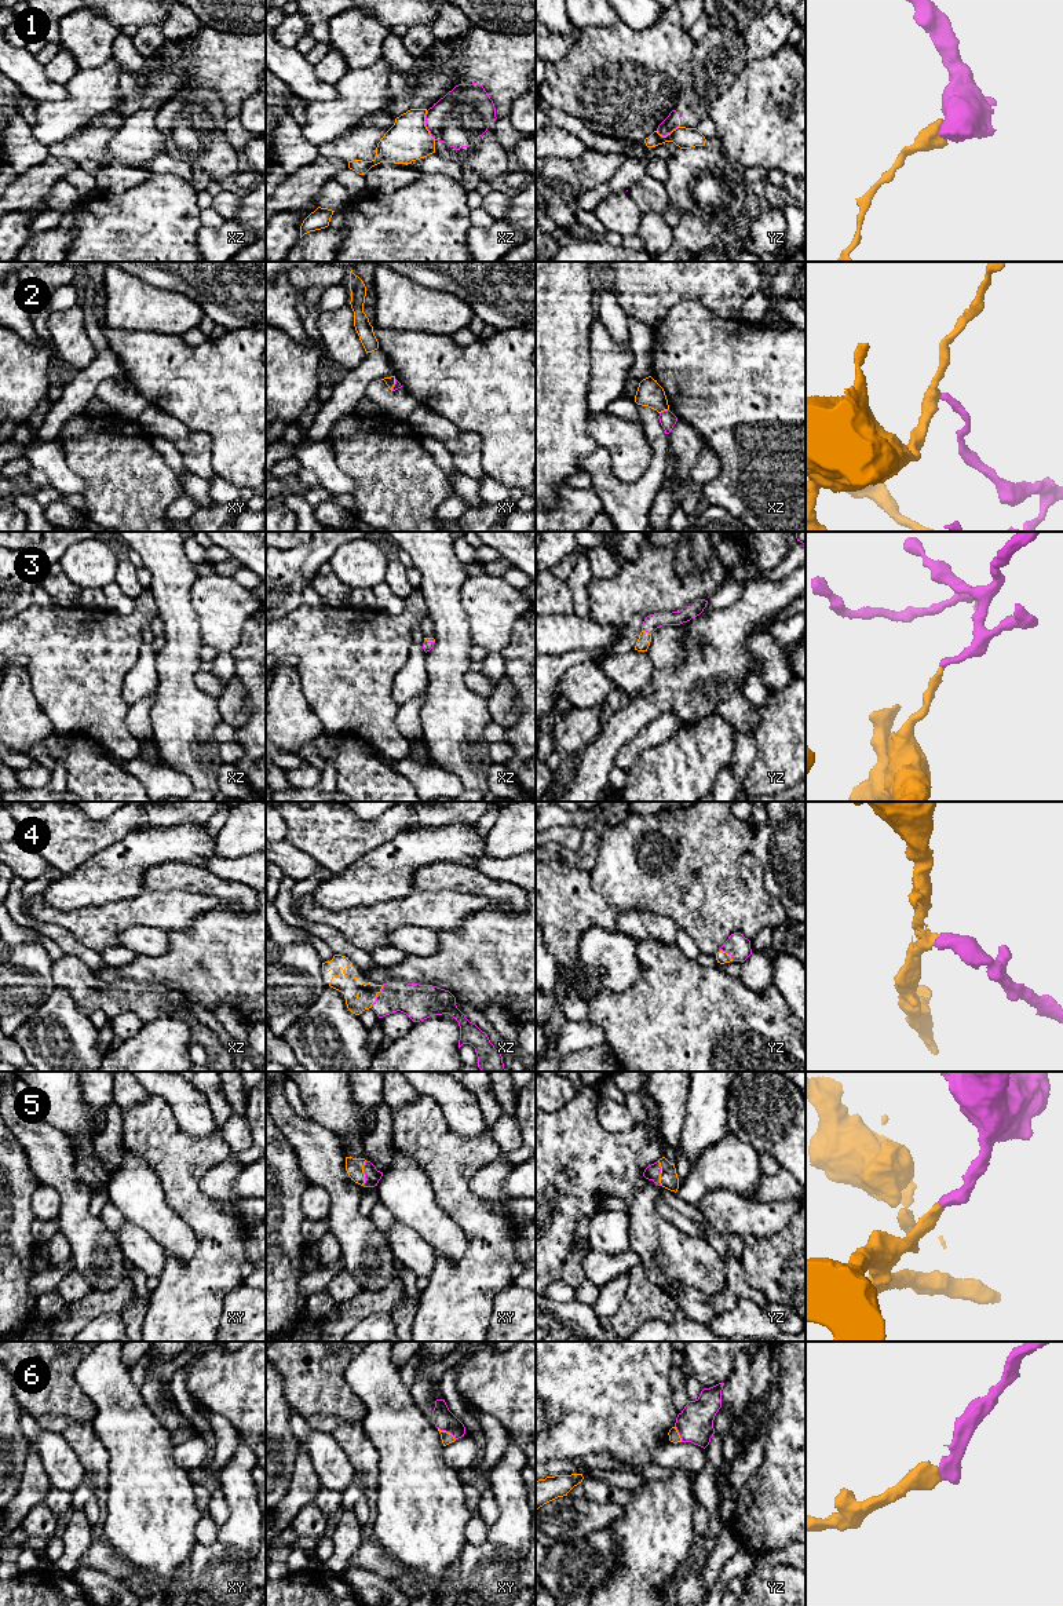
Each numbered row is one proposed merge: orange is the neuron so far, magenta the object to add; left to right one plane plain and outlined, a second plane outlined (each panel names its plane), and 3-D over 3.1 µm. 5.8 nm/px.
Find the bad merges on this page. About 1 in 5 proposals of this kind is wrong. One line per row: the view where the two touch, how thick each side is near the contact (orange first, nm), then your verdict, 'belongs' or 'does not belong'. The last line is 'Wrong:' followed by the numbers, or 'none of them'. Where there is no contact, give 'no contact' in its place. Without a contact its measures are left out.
1: contact in xz; calibres 240 and 320 nm; does not belong
2: contact in xz; calibres 150 and 90 nm; does not belong
3: contact in yz; calibres 80 and 90 nm; belongs
4: contact in xz; calibres 110 and 200 nm; belongs
5: contact in xy; calibres 110 and 90 nm; belongs
6: contact in xy; calibres 70 and 120 nm; belongs
Wrong: 1, 2

